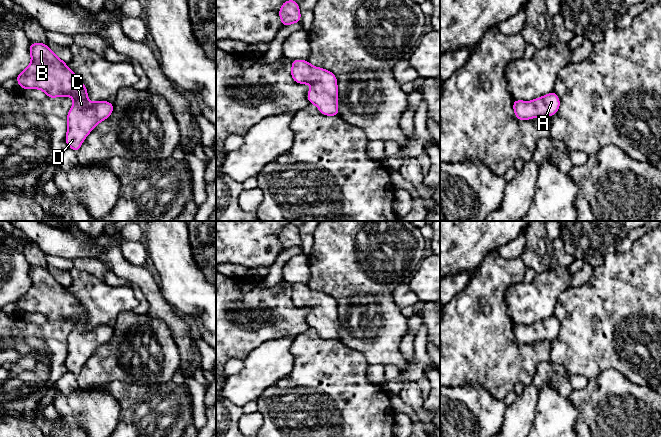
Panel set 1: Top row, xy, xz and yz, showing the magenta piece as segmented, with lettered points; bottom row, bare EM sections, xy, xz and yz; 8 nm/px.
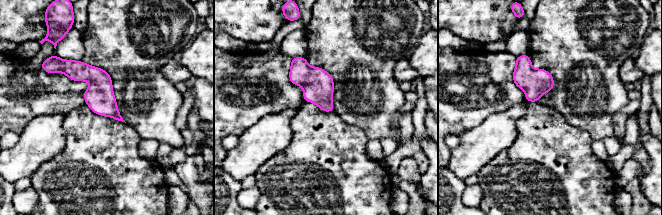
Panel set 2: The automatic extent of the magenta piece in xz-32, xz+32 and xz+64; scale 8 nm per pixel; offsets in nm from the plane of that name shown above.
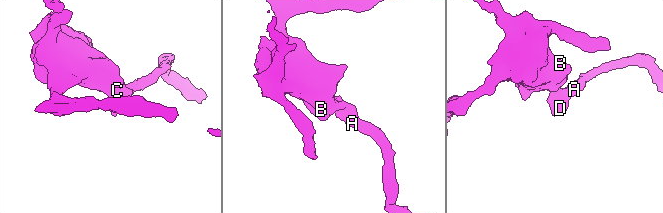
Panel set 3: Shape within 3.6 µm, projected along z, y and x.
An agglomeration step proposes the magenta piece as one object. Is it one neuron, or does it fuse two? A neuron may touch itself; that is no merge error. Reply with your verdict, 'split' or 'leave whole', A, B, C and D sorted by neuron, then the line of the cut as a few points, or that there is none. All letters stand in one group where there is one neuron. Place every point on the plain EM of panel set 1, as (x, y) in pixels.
leave whole; A B C D; no cut

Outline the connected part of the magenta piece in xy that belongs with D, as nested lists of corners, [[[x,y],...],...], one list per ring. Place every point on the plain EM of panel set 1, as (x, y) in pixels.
[[[32,266],[29,277],[32,281],[30,288],[15,303],[22,314],[40,313],[47,318],[47,322],[72,321],[74,328],[67,337],[68,355],[65,364],[68,371],[77,377],[94,351],[111,339],[114,333],[113,327],[107,325],[89,326],[86,310],[67,291],[67,288],[53,277],[48,269]]]

